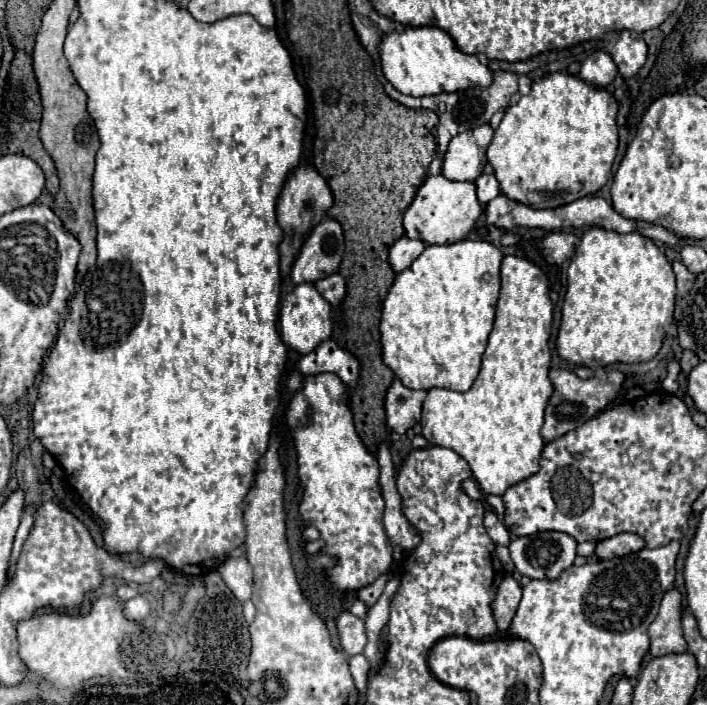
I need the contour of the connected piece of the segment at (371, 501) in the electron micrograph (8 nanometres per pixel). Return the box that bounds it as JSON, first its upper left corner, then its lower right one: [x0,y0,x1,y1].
[286,372,392,590]

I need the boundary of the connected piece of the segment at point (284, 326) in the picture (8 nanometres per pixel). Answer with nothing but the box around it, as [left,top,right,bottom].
[280,284,332,354]

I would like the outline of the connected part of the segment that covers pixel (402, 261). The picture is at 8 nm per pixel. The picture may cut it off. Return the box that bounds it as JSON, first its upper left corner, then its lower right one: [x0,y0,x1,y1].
[388,236,426,272]

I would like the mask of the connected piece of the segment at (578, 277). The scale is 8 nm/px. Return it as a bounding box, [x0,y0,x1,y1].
[558,228,676,366]

